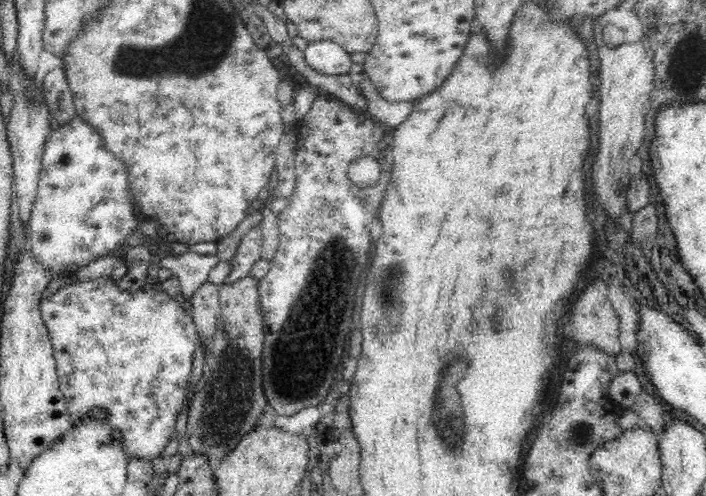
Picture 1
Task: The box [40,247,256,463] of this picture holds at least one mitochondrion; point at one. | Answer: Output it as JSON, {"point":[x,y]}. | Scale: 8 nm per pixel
{"point":[218,432]}

